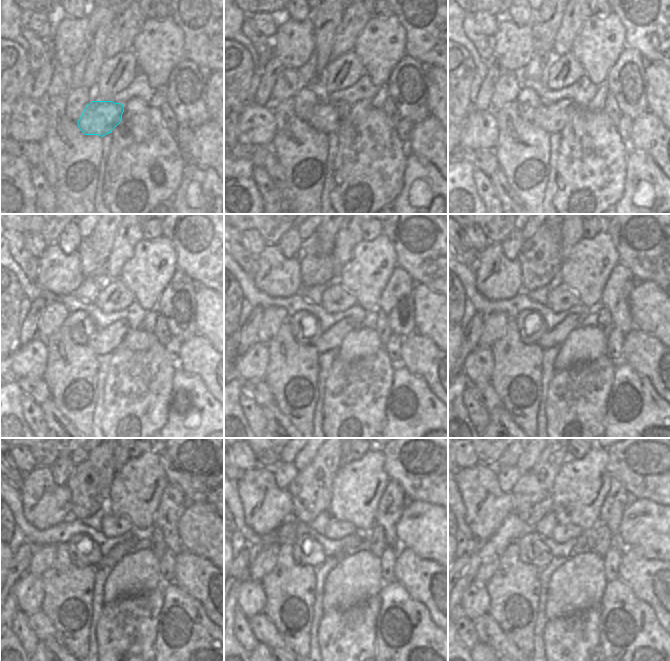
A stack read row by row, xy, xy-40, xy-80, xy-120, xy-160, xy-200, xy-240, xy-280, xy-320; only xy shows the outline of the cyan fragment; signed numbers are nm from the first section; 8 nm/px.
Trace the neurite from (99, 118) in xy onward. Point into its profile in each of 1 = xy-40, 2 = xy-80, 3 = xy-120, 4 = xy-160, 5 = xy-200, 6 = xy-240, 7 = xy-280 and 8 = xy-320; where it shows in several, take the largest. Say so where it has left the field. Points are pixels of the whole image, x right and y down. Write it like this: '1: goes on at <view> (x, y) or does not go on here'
1: goes on at xy-40 (326, 117)
2: goes on at xy-80 (551, 117)
3: goes on at xy-120 (106, 340)
4: goes on at xy-160 (331, 338)
5: goes on at xy-200 (556, 336)
6: goes on at xy-240 (127, 541)
7: goes on at xy-280 (353, 540)
8: goes on at xy-320 (579, 541)

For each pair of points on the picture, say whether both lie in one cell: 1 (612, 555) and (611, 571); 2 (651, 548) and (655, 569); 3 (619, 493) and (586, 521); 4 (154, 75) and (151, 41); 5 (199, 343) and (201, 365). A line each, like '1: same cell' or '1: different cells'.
1: same cell
2: different cells
3: different cells
4: same cell
5: same cell

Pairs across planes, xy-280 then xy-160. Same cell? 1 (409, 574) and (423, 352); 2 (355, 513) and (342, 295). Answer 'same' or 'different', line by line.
1: same
2: different

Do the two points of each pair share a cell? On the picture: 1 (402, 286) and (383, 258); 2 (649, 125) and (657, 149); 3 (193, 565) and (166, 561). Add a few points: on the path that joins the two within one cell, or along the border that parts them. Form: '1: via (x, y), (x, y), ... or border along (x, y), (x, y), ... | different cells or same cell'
1: border along (397, 264), (382, 292) | different cells
2: via (649, 131), (658, 143) | same cell
3: border along (173, 555), (174, 582) | different cells

